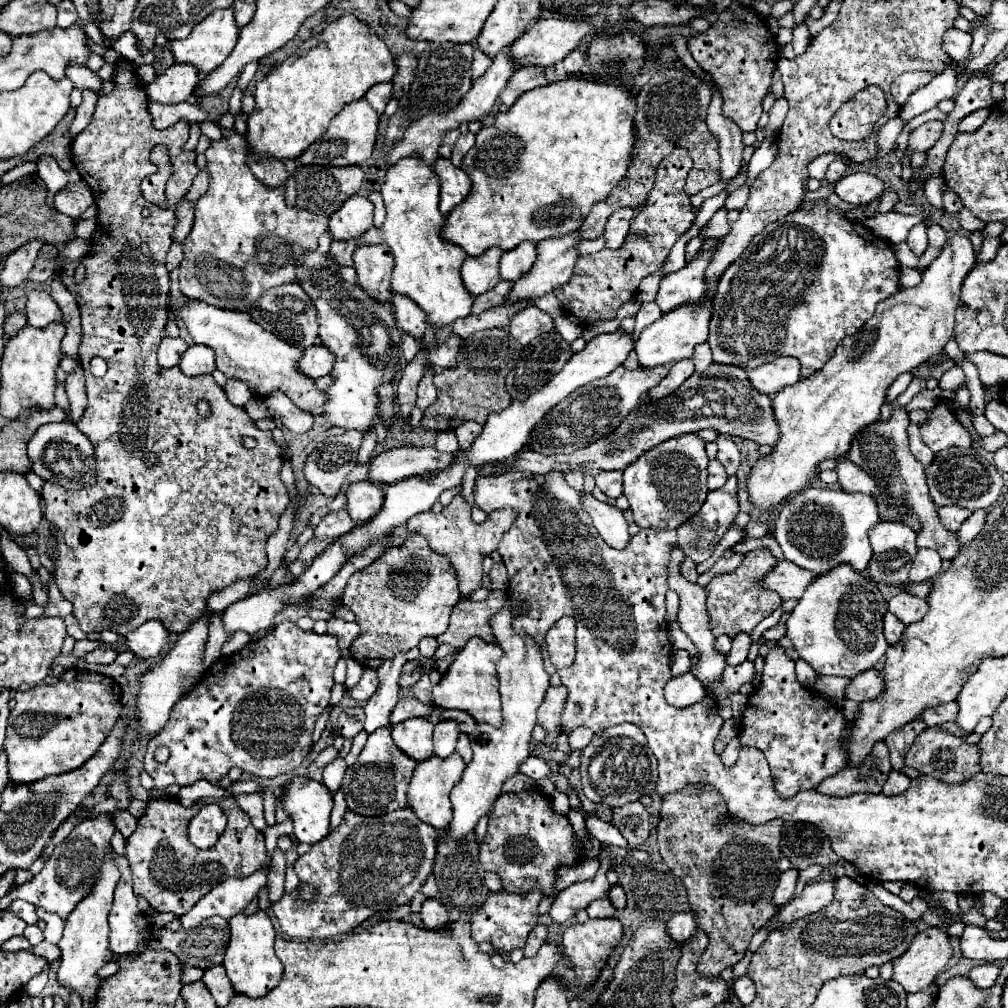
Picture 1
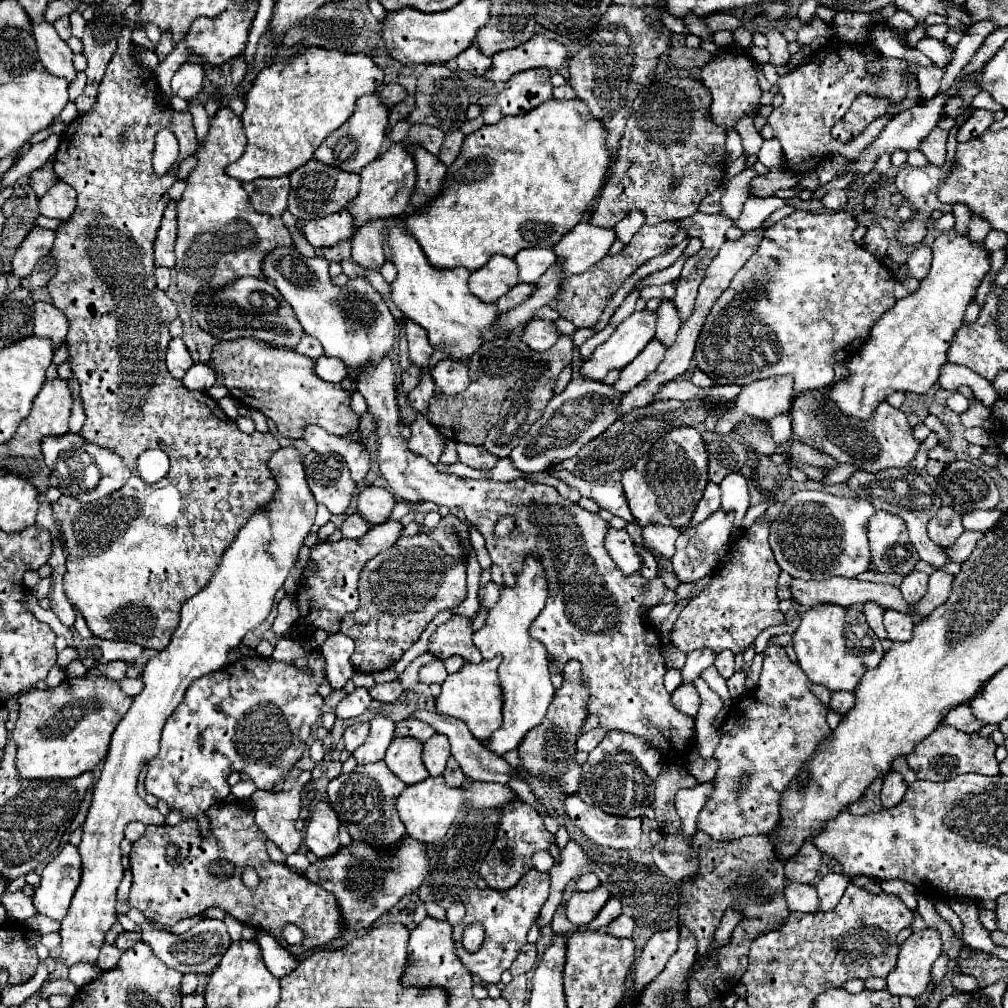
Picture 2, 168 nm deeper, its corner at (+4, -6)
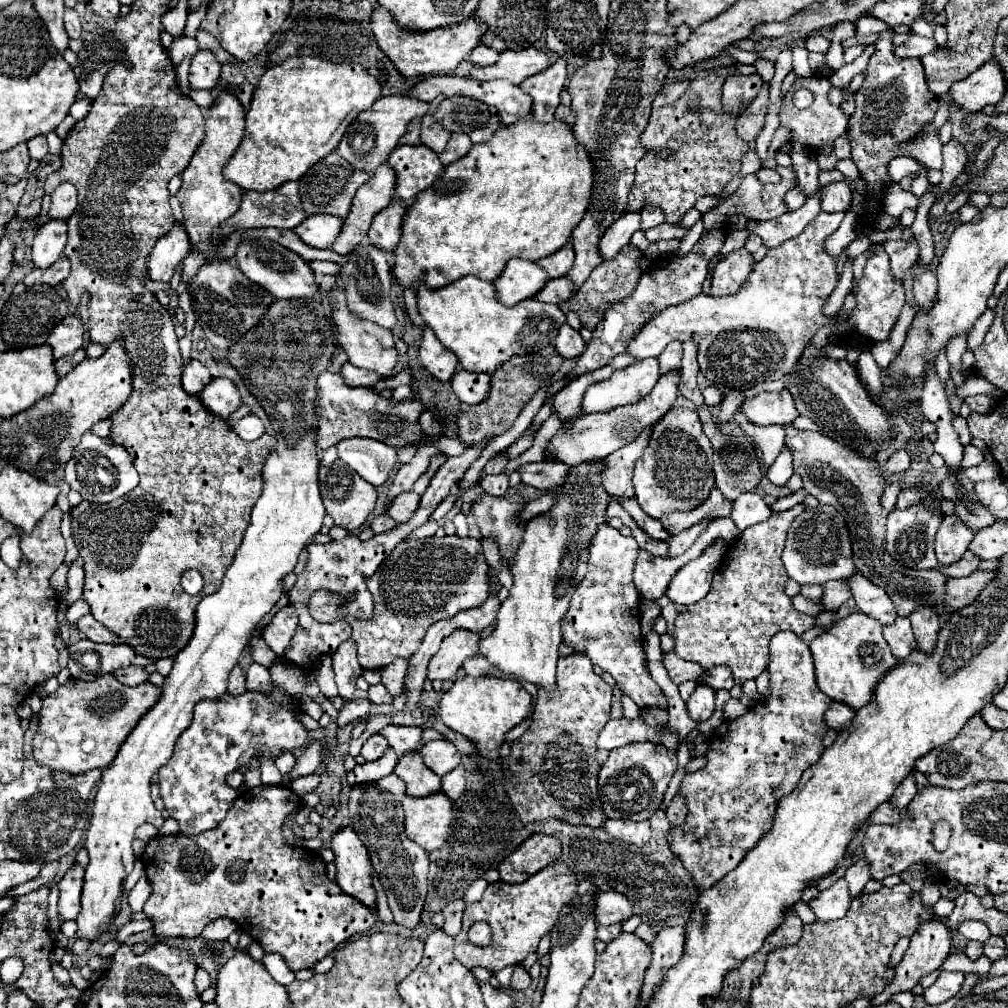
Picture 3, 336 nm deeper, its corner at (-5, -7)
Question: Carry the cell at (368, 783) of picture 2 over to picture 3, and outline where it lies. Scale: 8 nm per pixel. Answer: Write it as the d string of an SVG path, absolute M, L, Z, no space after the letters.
M387 775L377 783L353 785L349 799L351 827L367 847L371 855L371 863L375 873L385 889L389 899L389 907L393 911L395 923L407 929L417 929L421 923L421 911L427 895L427 869L429 859L427 853L417 847L407 835L403 827L403 811L401 799L405 797L405 783L395 775Z

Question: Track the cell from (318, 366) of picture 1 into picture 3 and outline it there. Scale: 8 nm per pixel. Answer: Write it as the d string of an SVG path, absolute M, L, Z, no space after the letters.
M345 363L341 369L341 377L347 385L351 387L373 387L381 381L381 375L373 373L373 371L365 371L365 369L357 369L351 363Z

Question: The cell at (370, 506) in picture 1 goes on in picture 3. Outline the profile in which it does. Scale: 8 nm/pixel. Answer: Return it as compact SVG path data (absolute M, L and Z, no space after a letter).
M409 491L409 493L401 493L387 509L387 515L391 515L395 521L399 523L407 523L413 513L417 511L419 507L419 501L421 501L421 495L415 493L415 491Z

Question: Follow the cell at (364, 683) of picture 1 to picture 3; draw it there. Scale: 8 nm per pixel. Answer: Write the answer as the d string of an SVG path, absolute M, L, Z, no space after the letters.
M353 699L347 701L337 717L337 725L345 727L347 723L355 721L355 719L367 719L371 715L371 703L367 699Z

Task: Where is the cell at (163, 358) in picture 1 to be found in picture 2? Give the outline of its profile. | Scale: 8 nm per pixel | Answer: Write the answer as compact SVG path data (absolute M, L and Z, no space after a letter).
M172 338L170 344L168 344L168 350L166 350L166 366L168 366L168 372L174 376L174 378L182 378L188 370L188 366L192 366L194 360L190 356L190 352L186 350L182 338Z

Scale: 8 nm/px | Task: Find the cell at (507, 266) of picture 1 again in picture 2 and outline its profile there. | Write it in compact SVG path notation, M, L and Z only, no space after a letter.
M526 248L514 256L518 264L518 278L520 282L536 284L538 278L556 262L556 256L550 248Z

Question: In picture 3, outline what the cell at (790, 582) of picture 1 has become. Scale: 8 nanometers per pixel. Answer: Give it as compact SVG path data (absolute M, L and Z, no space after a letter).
M977 571L977 575L969 575L967 579L949 579L947 583L947 597L951 609L967 607L977 601L981 589L995 579L995 571Z

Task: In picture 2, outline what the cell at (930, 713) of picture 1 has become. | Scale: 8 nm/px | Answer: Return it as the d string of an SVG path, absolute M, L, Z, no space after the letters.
M962 704L962 706L956 706L954 710L950 710L950 712L944 716L942 724L954 726L954 728L958 728L958 730L962 730L962 732L968 732L968 734L972 734L972 732L976 732L978 728L982 728L982 724L972 718L972 712L970 712L970 706L968 706L968 704Z

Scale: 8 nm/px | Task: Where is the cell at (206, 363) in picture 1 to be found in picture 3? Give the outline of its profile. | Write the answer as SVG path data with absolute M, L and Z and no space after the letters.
M217 377L205 387L201 393L201 401L207 411L213 411L213 415L219 415L227 419L231 413L235 413L241 407L241 395L237 387L223 377Z

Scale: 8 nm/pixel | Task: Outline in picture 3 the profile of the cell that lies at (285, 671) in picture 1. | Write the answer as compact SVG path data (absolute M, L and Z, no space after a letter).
M273 689L271 697L245 691L237 697L225 693L221 699L197 703L193 723L177 739L169 763L159 769L161 797L165 809L179 823L181 835L191 837L209 831L225 817L239 796L237 789L225 783L225 775L245 767L251 757L269 755L275 759L283 751L295 751L311 743L307 729L289 709L295 707L295 703L285 703L285 699L285 693Z

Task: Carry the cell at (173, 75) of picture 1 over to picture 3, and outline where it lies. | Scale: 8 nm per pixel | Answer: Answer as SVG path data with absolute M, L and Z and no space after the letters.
M199 49L193 55L191 67L189 67L189 83L191 89L215 89L221 75L221 63L217 61L213 51Z

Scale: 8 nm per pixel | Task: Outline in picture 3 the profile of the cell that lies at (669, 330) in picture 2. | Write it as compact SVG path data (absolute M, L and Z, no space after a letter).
M669 343L659 355L659 373L667 375L671 371L681 371L681 343Z

